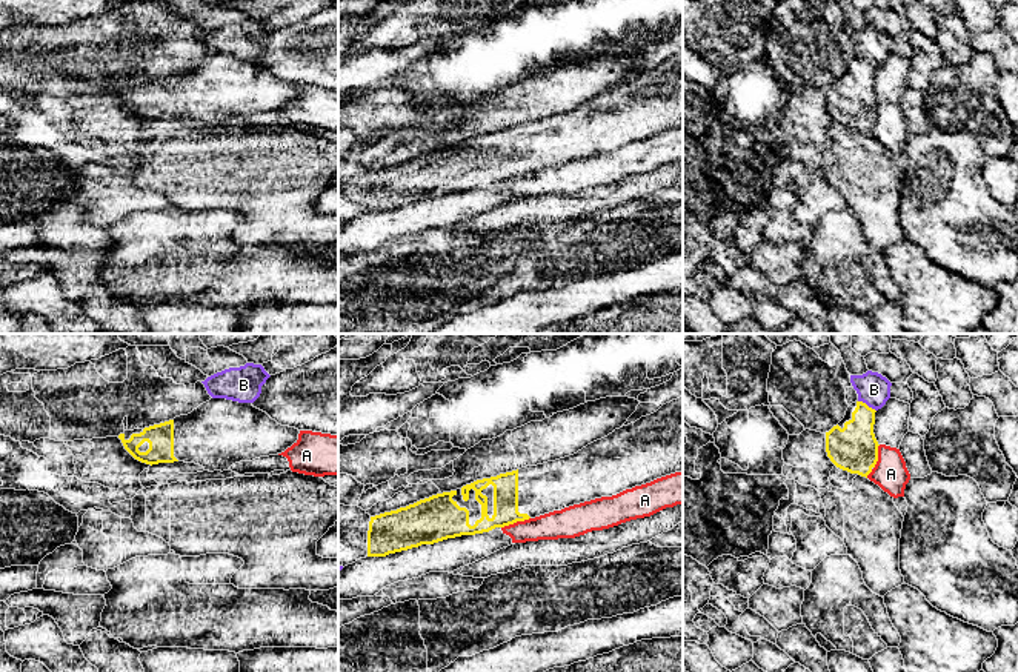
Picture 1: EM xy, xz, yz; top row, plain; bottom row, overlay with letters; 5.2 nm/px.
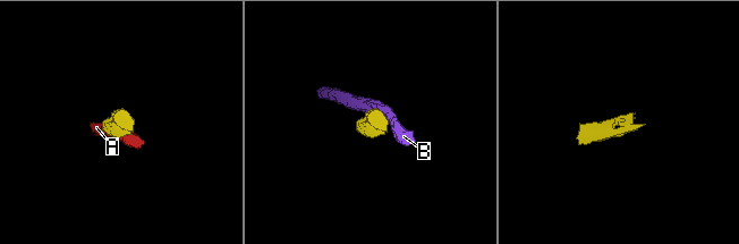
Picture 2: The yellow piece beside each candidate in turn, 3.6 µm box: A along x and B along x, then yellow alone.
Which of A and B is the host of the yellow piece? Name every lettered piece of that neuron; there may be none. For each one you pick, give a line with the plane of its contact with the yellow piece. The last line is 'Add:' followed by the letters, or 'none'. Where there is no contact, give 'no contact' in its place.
Add: none

